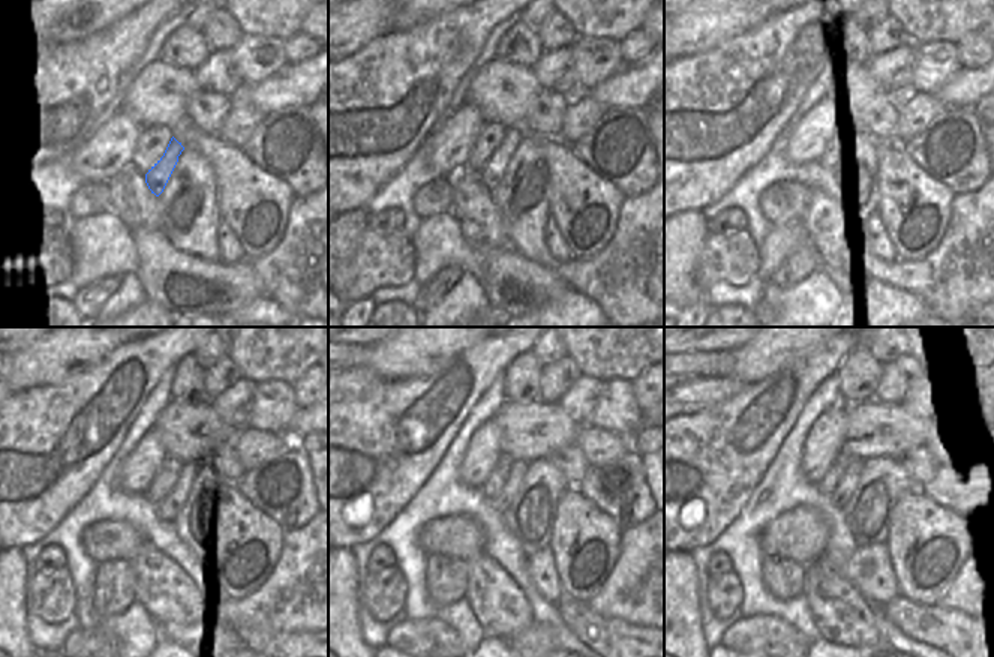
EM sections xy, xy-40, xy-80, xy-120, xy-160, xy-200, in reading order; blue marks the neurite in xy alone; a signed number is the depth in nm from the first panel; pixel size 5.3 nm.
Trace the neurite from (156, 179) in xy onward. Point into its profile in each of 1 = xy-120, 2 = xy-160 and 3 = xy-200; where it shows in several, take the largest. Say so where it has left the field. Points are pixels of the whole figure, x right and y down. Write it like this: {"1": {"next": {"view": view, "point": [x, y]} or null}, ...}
{"1": {"next": {"view": "xy-120", "point": [168, 507]}}, "2": {"next": {"view": "xy-160", "point": [502, 501]}}, "3": {"next": {"view": "xy-200", "point": [843, 492]}}}

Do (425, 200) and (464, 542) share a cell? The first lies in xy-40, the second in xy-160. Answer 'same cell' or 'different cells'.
same cell

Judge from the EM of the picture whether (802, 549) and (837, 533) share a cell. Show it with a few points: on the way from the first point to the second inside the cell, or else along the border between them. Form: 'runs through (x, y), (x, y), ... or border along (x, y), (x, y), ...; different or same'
border along (810, 506), (828, 525), (828, 542), (820, 557); different

